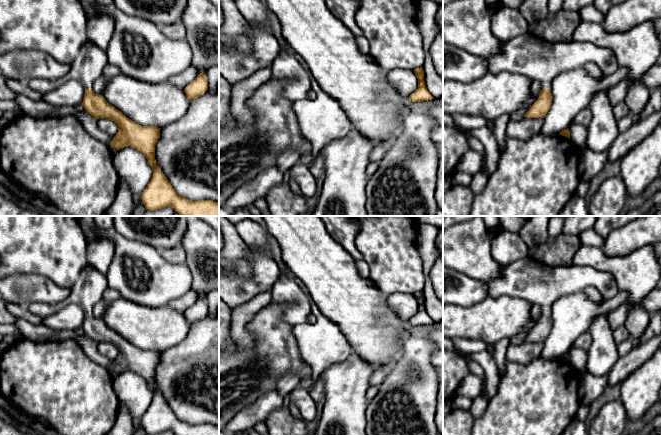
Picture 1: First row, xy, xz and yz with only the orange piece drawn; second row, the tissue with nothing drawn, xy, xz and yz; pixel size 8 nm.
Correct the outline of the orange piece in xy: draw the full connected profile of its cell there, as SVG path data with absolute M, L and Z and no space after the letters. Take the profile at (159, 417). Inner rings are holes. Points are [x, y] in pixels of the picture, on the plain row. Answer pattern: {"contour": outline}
{"contour": "M88 264L70 288L66 299L56 304L32 302L27 309L42 318L55 314L69 304L78 305L85 312L82 330L94 342L108 342L118 349L118 356L111 366L111 371L117 374L127 370L133 371L143 377L151 389L152 401L141 419L146 434L171 431L175 435L219 435L219 427L213 424L192 425L179 420L157 390L155 369L160 362L161 352L137 348L111 330L102 319L92 315L93 306L103 299L107 287L106 275Z"}

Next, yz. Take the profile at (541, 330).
{"contour": "M529 256L505 266L498 278L486 282L489 287L486 296L498 298L506 295L542 310L538 323L524 339L527 342L546 340L552 325L548 311L557 299L593 287L601 296L600 306L619 291L609 272L590 266L551 267Z"}

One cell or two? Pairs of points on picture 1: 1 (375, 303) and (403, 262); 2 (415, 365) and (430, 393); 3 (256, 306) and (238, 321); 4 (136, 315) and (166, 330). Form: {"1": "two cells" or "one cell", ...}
{"1": "two cells", "2": "one cell", "3": "one cell", "4": "one cell"}

